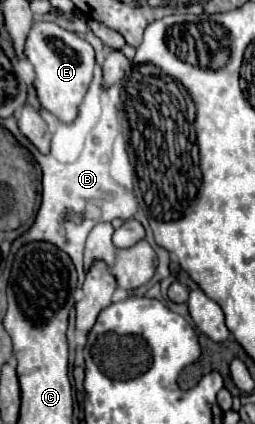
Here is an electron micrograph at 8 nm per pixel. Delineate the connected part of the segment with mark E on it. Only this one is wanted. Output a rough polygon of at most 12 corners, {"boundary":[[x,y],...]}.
{"boundary":[[37,20],[25,54],[43,108],[71,122],[93,80],[87,40]]}

